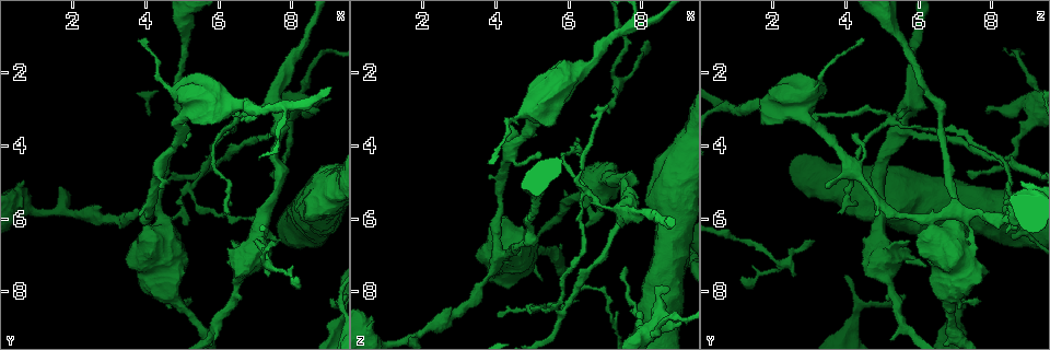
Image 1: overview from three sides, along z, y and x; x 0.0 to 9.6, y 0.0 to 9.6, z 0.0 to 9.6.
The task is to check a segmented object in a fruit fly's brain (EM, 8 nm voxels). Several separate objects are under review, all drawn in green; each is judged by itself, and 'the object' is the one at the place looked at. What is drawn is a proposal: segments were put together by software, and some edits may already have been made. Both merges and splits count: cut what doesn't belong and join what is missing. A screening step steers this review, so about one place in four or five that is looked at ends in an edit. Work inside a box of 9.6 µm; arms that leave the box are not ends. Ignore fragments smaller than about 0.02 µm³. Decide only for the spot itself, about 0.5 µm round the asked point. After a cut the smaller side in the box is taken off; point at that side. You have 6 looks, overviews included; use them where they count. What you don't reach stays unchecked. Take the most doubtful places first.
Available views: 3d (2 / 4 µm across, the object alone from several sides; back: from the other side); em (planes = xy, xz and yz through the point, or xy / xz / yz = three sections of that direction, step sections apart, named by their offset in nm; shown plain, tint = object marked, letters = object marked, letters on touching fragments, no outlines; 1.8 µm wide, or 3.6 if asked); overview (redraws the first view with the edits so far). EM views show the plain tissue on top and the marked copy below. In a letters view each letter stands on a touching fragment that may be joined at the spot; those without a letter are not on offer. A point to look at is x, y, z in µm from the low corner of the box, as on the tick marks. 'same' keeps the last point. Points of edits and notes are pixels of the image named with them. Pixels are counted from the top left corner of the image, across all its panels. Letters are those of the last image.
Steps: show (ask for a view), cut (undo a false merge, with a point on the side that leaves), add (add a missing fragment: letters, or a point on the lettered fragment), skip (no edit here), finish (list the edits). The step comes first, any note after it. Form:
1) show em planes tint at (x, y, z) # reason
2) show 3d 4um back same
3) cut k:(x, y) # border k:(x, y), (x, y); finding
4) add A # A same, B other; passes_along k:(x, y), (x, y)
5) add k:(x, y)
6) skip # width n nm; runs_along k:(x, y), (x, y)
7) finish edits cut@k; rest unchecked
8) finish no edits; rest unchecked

show 3d 2um at (8.75, 3.00, 7.90) # an open end

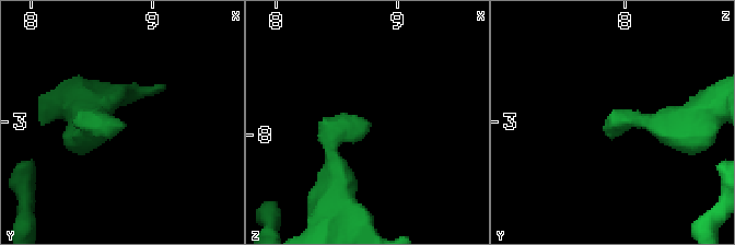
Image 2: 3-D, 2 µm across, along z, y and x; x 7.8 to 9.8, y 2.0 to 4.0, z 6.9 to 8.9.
show em planes tint at (8.76, 3.04, 7.90) # need the tissue

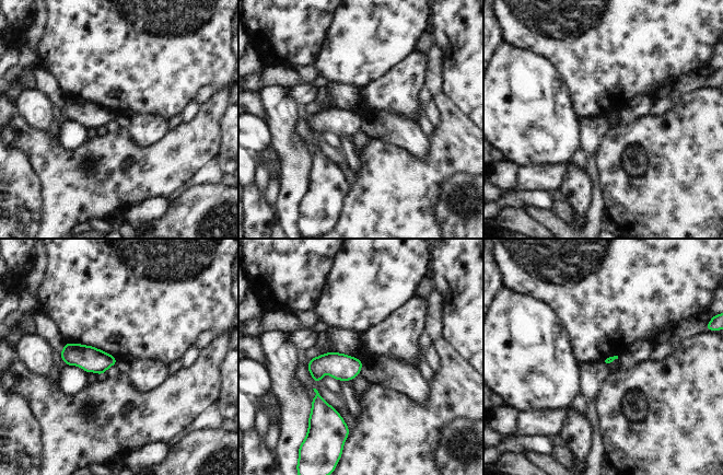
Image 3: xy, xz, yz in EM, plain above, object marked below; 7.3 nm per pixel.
show em planes letters same # see the neighbours

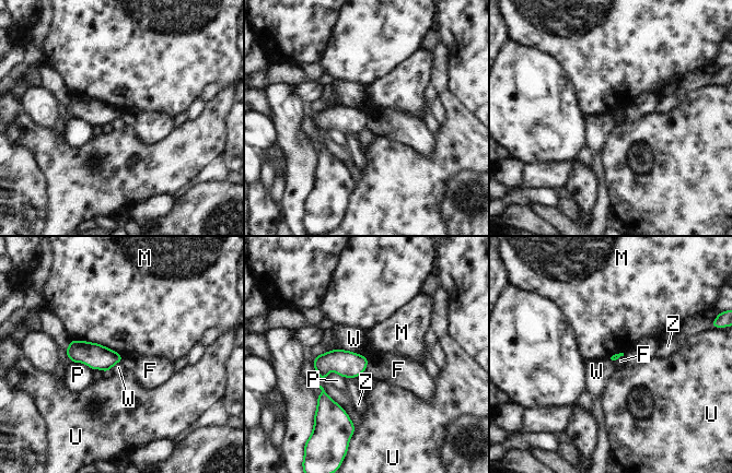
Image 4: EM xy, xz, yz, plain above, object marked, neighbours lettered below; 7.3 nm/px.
skip # longest_contact M 420 nm; F other, M other, P other, U other, W other, Z other; border 4:(368, 358), (364, 369); no lettered fragment goes on from it

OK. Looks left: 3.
show em planes letters at (6.50, 3.20, 5.30) # three arms meet

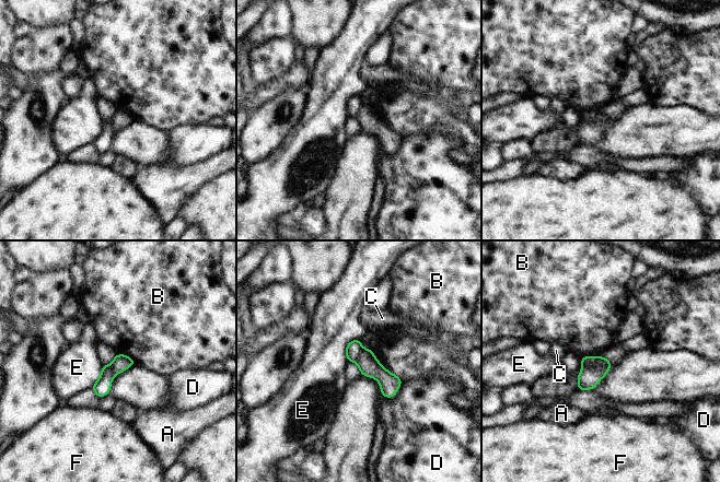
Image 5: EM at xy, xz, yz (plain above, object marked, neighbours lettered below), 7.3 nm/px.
cut 5:(585, 361) # A other, B other, C other, D other, E other, F other; border 5:(596, 357), (592, 364), (583, 366); a second neuron is stuck on

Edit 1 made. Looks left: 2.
finish edits cut@5; rest unchecked

